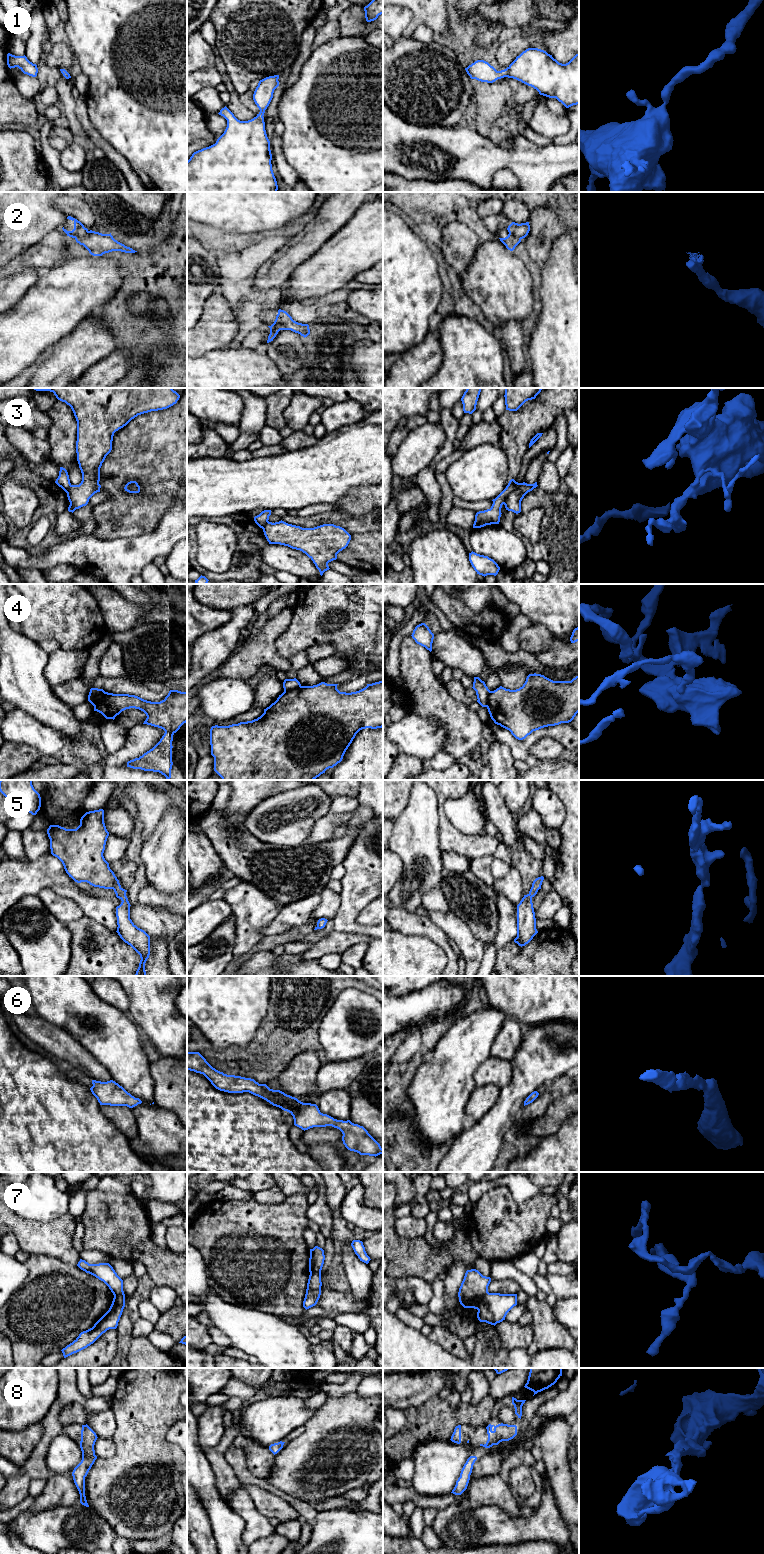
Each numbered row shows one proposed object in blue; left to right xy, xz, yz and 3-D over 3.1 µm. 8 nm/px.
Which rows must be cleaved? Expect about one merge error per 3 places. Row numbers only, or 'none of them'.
2, 3, 4, 7

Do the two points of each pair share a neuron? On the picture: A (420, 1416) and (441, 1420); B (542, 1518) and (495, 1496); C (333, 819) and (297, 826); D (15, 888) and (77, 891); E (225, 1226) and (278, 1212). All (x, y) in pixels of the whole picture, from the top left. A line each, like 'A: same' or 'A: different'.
A: same
B: different
C: different
D: same
E: same

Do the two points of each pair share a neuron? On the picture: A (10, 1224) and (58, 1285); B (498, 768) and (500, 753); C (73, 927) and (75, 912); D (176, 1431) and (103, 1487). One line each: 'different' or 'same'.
A: different
B: same
C: different
D: different

